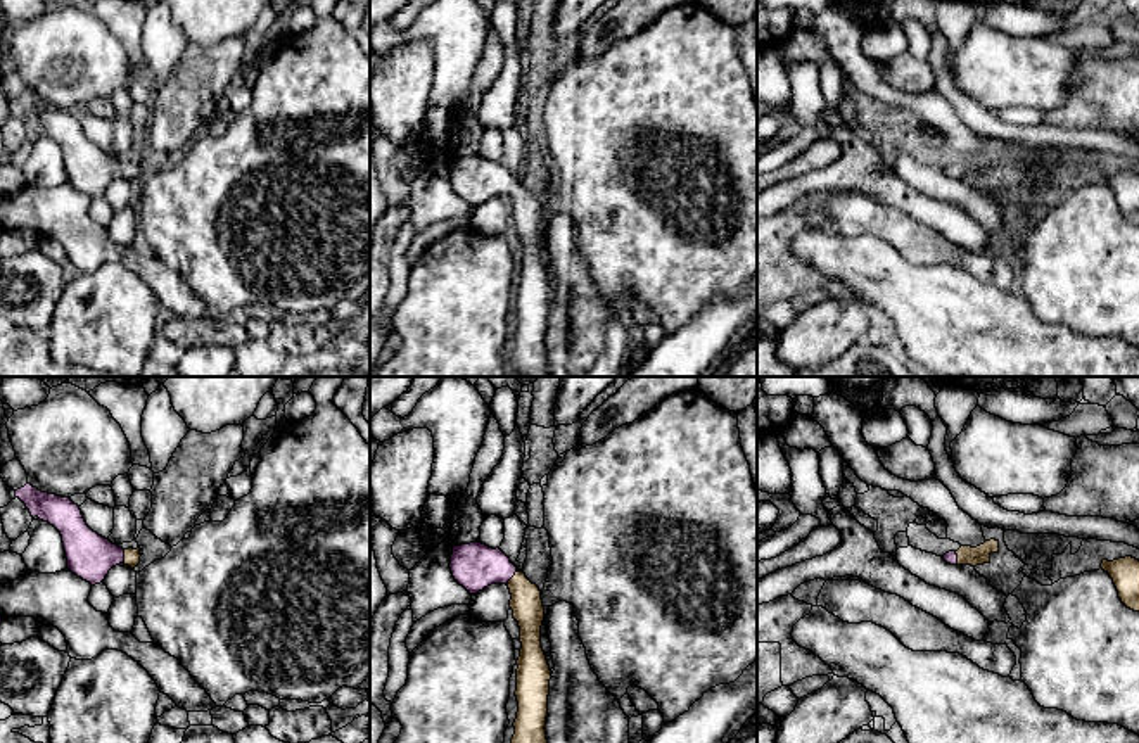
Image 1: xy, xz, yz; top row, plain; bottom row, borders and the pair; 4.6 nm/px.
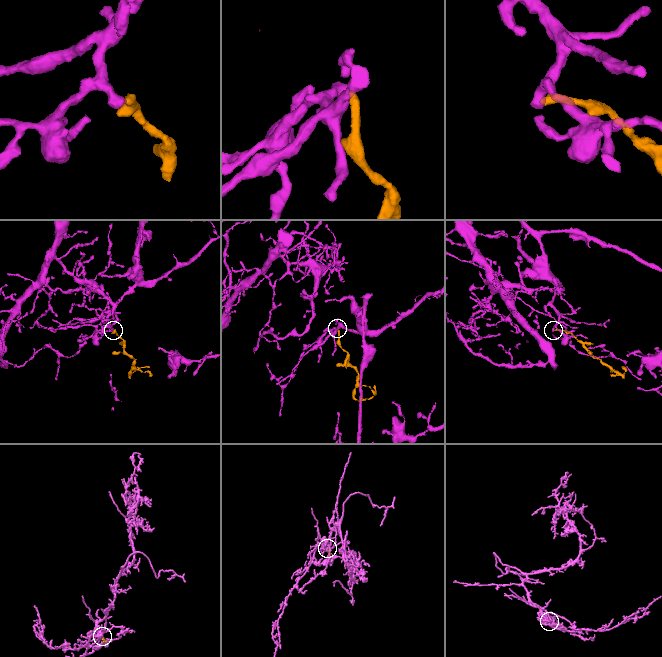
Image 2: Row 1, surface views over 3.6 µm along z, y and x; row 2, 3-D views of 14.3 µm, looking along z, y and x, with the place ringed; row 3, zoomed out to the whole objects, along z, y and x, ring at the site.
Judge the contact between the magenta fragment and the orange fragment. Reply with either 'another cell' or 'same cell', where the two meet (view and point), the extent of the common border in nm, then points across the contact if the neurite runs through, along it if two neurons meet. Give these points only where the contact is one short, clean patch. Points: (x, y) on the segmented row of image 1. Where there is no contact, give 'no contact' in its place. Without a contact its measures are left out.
same cell; contact xz (512, 576); length 90 nm; way xz (476, 565), (491, 565), (512, 576), (522, 590), (526, 602)

